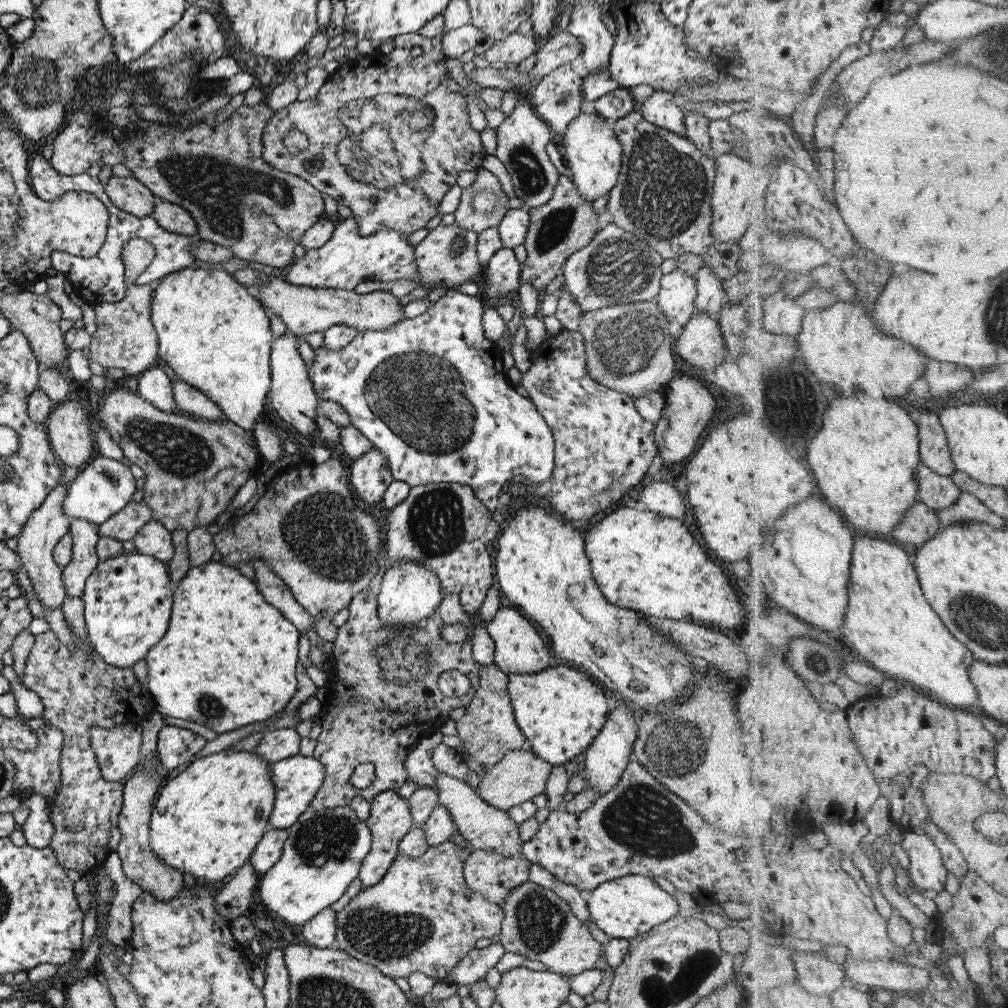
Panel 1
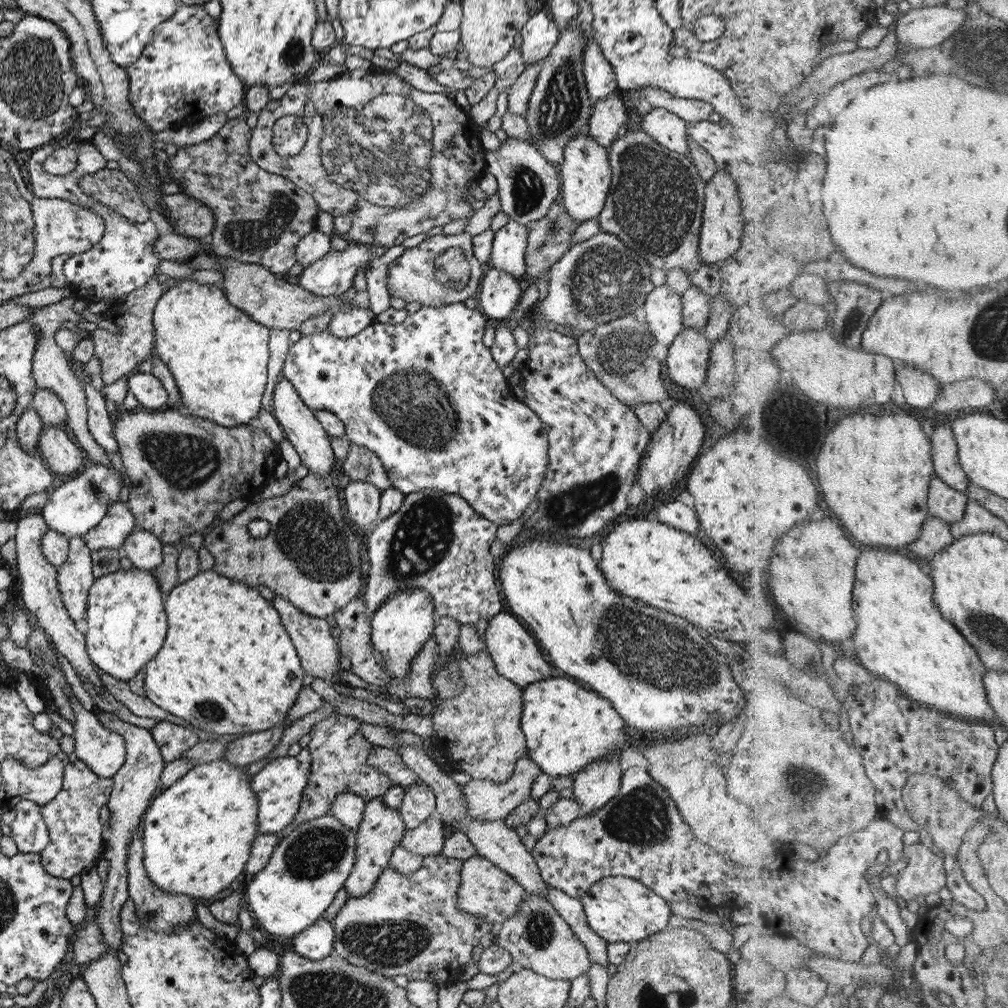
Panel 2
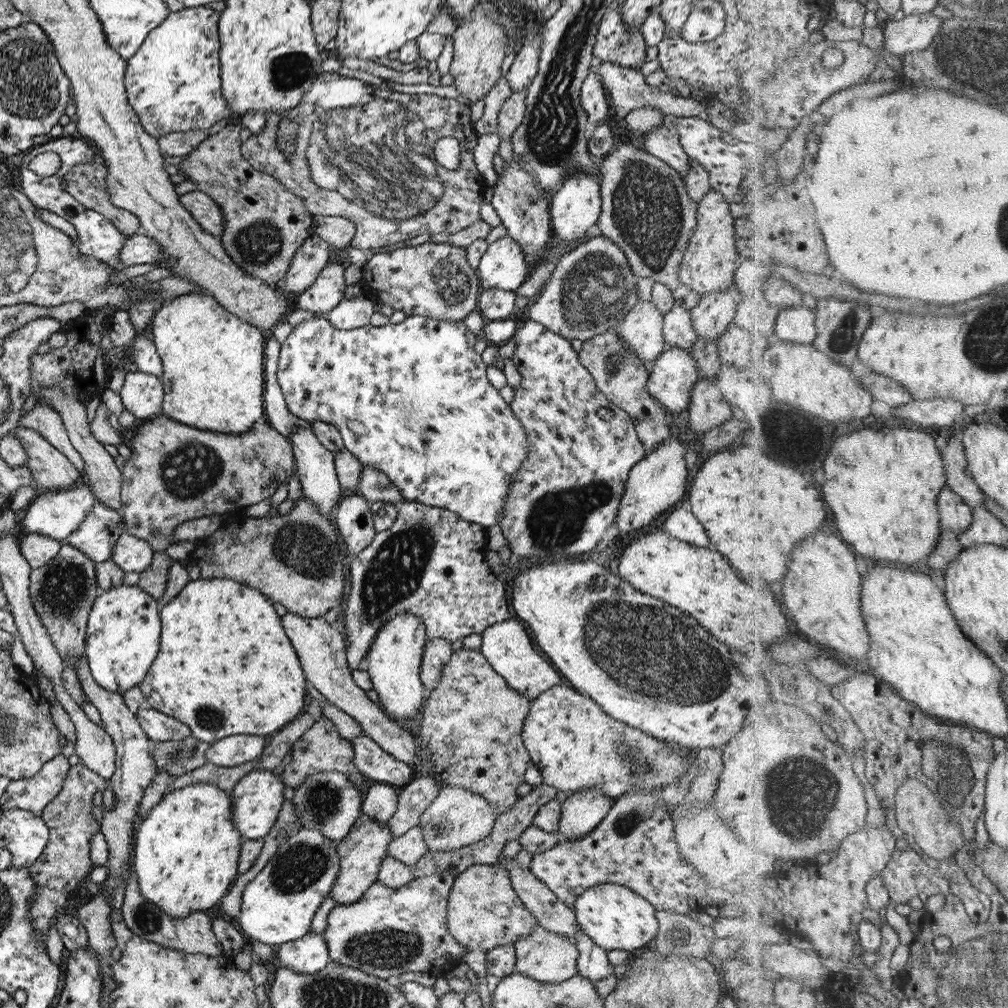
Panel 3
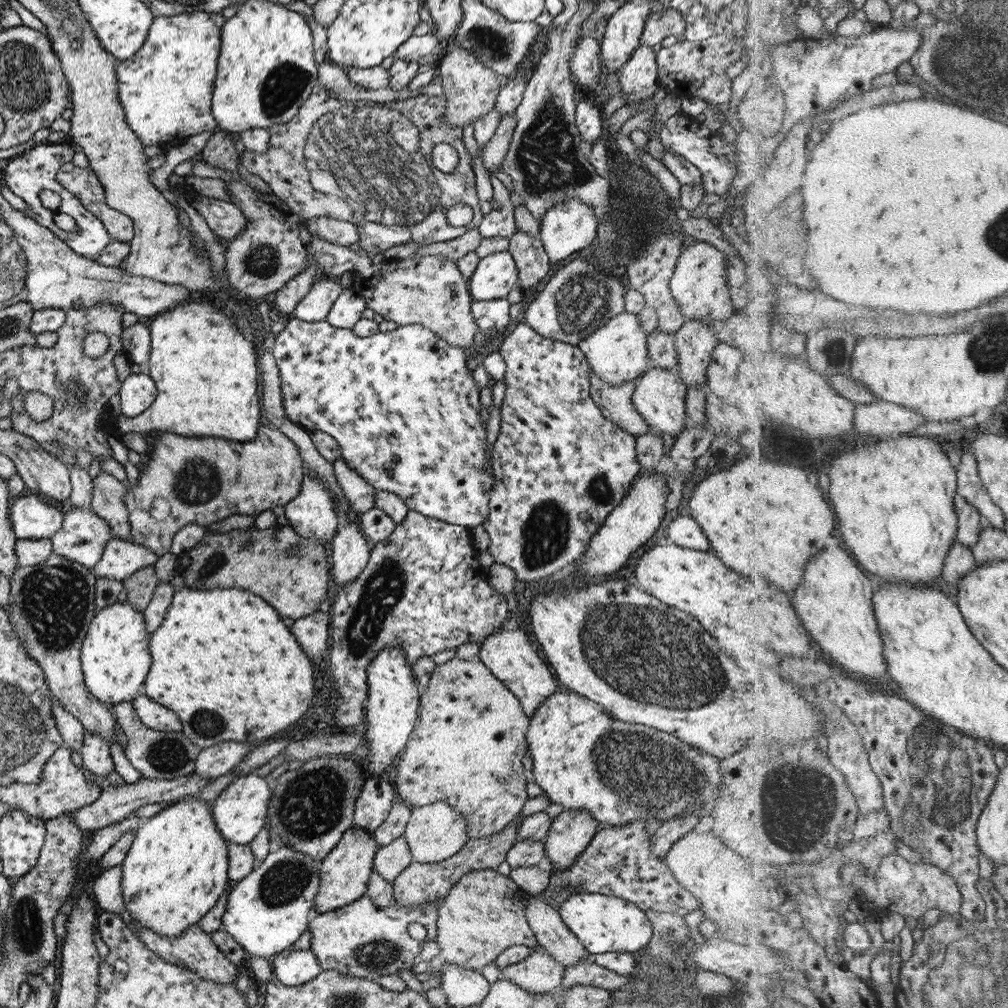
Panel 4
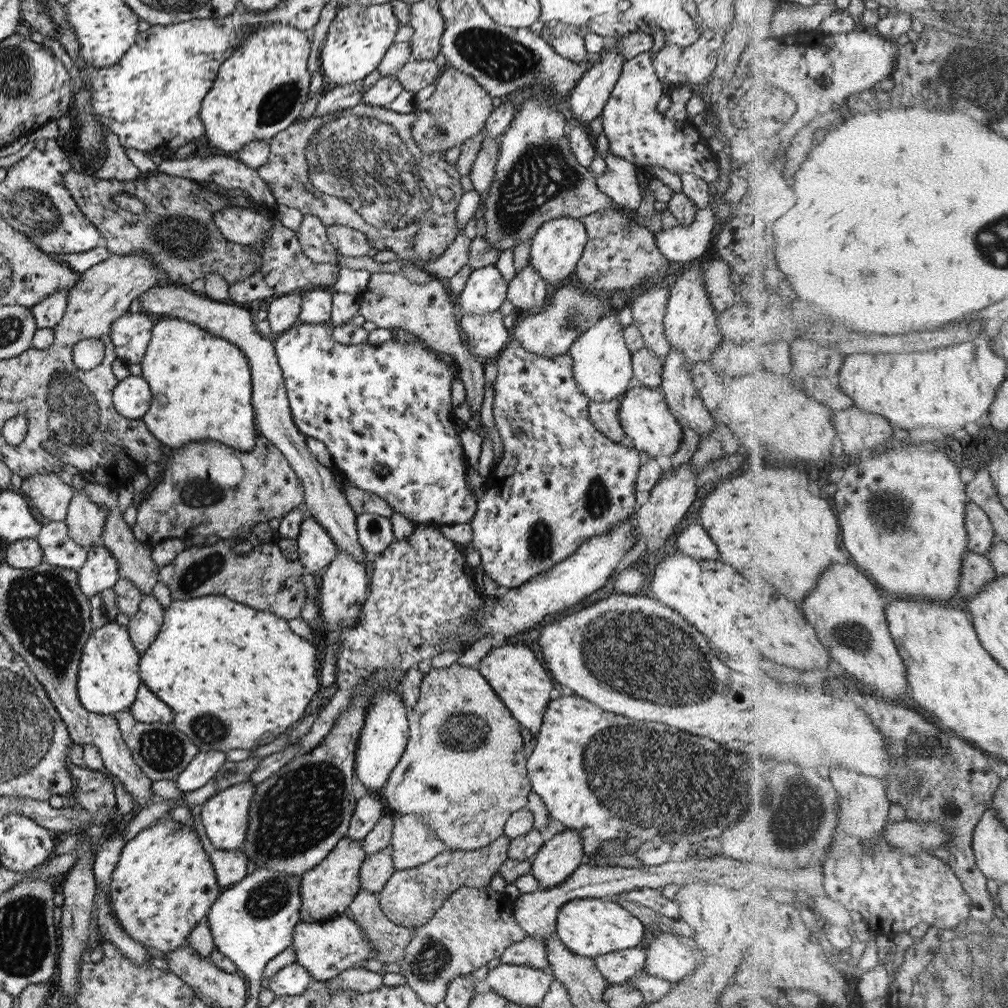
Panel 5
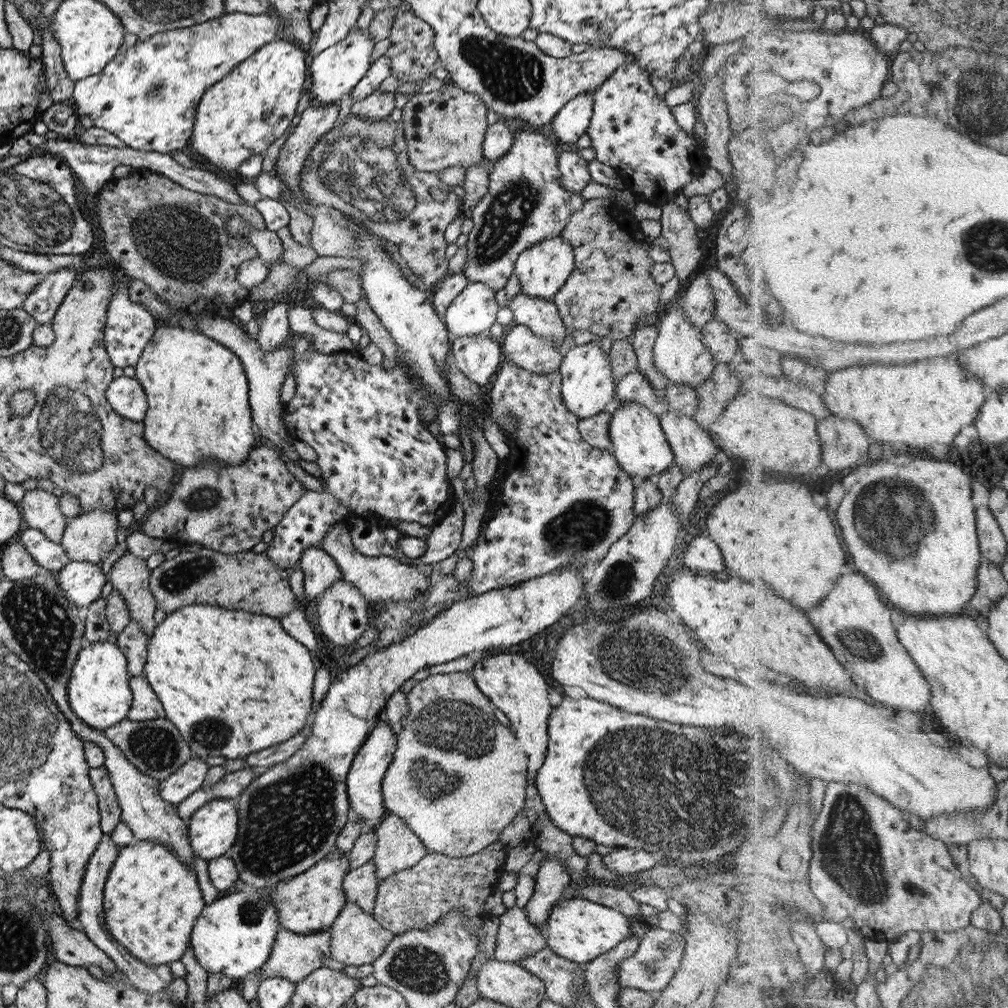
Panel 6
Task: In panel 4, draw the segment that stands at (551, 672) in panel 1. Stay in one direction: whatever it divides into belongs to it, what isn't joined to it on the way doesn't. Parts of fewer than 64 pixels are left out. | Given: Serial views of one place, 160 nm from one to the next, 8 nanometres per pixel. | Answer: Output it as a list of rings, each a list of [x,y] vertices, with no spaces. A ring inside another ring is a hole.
[[[573,691],[559,692],[544,698],[528,719],[529,726],[525,731],[524,737],[526,738],[527,750],[529,751],[532,762],[534,783],[546,794],[549,802],[561,804],[564,810],[583,809],[584,811],[589,811],[591,816],[594,816],[598,829],[609,828],[609,826],[623,826],[623,824],[629,824],[629,822],[648,822],[648,820],[653,818],[662,820],[661,822],[663,822],[669,820],[669,818],[673,819],[673,816],[677,816],[677,814],[681,814],[681,812],[685,812],[685,810],[689,810],[689,808],[691,808],[691,810],[697,810],[699,806],[703,806],[705,810],[709,808],[709,810],[705,812],[705,816],[707,816],[714,803],[716,792],[718,795],[718,788],[720,787],[722,779],[722,774],[719,770],[719,758],[707,756],[707,753],[703,754],[701,750],[695,750],[695,748],[683,744],[681,740],[675,738],[675,735],[669,732],[661,732],[647,726],[629,724],[614,719],[606,713],[599,704],[595,704],[592,700],[577,695]]]

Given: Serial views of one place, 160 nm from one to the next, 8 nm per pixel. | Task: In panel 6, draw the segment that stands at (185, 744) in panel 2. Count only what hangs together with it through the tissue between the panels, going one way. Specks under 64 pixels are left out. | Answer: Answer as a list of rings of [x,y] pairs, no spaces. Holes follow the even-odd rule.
[[[140,675],[128,678],[127,682],[132,694],[130,709],[126,718],[132,721],[151,720],[163,718],[165,716],[159,700],[155,698],[155,693],[149,684]]]

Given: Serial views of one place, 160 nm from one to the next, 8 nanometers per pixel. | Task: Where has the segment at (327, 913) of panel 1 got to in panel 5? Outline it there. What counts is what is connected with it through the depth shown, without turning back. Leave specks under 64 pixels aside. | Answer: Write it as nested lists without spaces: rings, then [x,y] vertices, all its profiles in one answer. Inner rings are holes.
[[[295,962],[282,966],[268,978],[268,988],[274,996],[301,994],[311,981],[308,972]]]

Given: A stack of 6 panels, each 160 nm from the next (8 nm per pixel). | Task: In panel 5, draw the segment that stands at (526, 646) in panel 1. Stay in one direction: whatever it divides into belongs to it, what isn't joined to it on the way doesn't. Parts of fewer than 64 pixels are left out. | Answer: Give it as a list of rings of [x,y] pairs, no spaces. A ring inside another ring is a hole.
[[[498,640],[492,649],[474,666],[483,680],[489,684],[492,692],[495,692],[502,701],[511,716],[523,728],[527,728],[532,734],[531,743],[539,730],[542,716],[549,700],[549,692],[553,689],[551,678],[545,672],[545,665],[541,658],[533,656],[529,648],[523,644],[513,644]]]

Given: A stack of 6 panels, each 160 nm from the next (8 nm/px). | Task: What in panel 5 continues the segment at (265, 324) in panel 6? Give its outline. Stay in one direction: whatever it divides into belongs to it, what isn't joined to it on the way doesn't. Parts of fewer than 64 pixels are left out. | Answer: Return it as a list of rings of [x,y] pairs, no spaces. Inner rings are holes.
[[[300,293],[279,295],[269,303],[266,320],[270,324],[271,339],[291,326],[298,324]]]

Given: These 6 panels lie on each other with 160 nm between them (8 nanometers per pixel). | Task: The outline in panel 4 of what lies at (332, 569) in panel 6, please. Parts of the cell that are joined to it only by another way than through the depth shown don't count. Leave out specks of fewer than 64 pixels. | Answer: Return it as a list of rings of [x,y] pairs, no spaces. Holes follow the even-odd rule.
[[[311,475],[302,476],[299,492],[287,504],[284,504],[284,517],[300,537],[317,540],[327,547],[337,529],[336,502],[332,499],[328,488]]]

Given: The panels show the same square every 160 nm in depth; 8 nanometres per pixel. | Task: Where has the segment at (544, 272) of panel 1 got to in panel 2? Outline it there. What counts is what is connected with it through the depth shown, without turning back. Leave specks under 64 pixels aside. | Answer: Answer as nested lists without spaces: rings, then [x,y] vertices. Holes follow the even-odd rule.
[[[557,198],[543,219],[529,224],[524,250],[526,277],[530,280],[546,272],[570,247],[570,238],[577,223],[572,221]]]

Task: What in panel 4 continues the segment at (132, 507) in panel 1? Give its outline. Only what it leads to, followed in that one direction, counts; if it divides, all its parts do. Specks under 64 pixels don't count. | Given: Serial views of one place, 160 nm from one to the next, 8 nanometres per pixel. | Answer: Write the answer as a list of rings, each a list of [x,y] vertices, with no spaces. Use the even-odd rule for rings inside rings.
[[[67,508],[63,524],[50,536],[52,553],[92,569],[101,559],[112,532],[105,519],[89,509]]]

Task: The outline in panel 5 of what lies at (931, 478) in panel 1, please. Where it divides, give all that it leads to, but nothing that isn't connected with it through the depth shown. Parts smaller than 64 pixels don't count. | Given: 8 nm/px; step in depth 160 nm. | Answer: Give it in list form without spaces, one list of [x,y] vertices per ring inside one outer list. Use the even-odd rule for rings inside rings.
[[[973,501],[966,504],[966,525],[970,532],[970,551],[987,556],[999,537],[990,516]]]

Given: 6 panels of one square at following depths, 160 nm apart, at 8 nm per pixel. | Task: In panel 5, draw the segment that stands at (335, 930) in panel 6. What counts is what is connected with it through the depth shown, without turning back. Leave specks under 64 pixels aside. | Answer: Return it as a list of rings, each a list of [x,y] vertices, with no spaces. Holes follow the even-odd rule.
[[[360,889],[343,913],[361,928],[372,946],[373,959],[384,963],[403,960],[404,950],[412,933],[406,927],[393,924],[379,906],[378,893]]]

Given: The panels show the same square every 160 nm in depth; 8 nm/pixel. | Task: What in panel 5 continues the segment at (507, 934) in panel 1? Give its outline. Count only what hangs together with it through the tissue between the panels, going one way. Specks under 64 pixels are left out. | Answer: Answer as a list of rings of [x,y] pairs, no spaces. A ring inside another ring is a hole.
[[[499,963],[489,969],[485,987],[519,1006],[537,1006],[554,981],[551,971]]]

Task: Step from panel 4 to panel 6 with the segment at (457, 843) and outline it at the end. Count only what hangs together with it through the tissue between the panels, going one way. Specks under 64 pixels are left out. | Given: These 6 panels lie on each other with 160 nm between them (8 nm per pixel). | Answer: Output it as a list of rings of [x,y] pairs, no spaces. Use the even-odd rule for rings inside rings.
[[[389,815],[380,821],[373,829],[376,845],[371,860],[379,882],[394,872],[409,869],[427,853],[423,843],[398,816]]]

